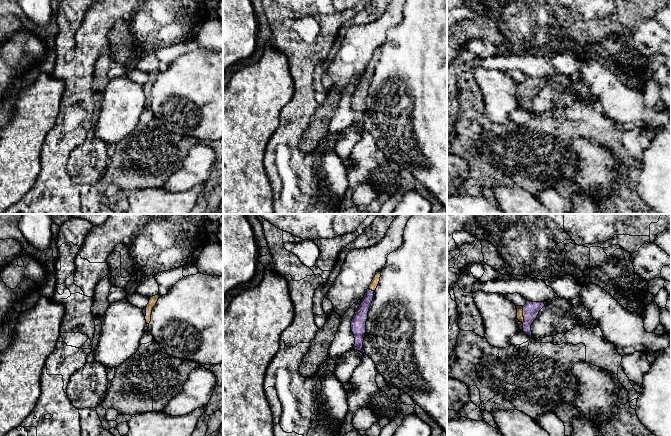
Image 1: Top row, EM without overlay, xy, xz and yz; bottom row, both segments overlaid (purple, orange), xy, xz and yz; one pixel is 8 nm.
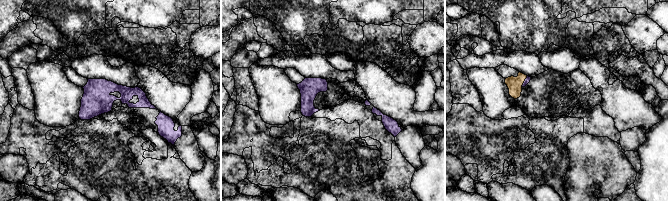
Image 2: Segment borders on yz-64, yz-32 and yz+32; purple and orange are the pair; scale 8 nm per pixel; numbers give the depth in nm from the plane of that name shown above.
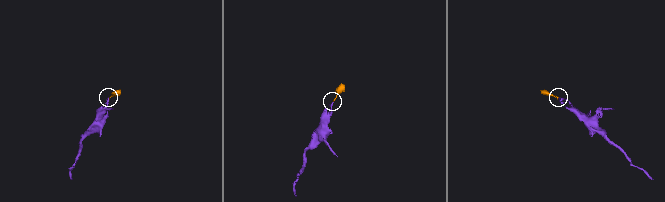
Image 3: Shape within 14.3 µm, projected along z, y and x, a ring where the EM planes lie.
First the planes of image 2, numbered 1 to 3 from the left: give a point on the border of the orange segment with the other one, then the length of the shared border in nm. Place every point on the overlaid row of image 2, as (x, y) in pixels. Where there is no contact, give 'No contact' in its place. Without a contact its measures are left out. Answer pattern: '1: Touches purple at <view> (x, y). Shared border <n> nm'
1: No contact
2: No contact
3: Touches purple at yz+32 (524, 81). Shared border 100 nm

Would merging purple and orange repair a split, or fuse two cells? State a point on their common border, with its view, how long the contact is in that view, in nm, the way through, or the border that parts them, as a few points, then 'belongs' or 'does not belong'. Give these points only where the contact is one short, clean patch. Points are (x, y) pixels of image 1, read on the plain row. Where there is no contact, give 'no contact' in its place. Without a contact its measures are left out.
contact yz (523, 90); length 140 nm; way yz (531, 85), (523, 90), (520, 93); belongs

